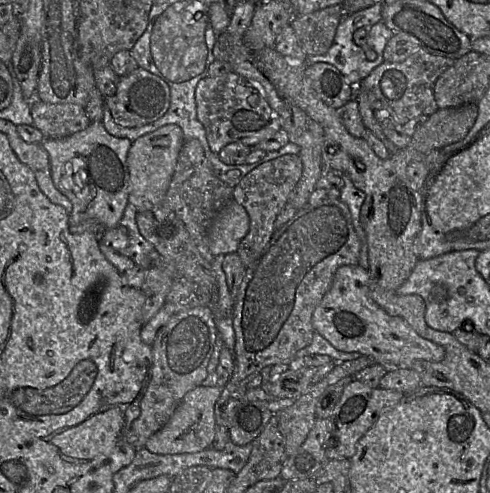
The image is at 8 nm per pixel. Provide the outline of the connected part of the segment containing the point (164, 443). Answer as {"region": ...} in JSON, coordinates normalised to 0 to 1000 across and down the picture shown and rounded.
{"region":[[[406,781],[384,793],[345,854],[304,886],[294,907],[312,921],[329,923],[390,921],[429,907],[441,862],[437,824],[449,799],[447,783]]]}

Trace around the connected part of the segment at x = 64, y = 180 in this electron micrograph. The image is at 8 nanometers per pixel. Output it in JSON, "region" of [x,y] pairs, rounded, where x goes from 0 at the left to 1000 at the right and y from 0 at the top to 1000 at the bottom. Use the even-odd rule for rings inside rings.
{"region":[[[186,247],[163,268],[133,280],[92,280],[84,292],[100,314],[110,377],[147,410],[141,460],[157,458],[180,444],[198,446],[216,462],[237,460],[261,414],[265,365],[259,312],[269,288],[229,276],[208,247]],[[176,371],[186,389],[178,404],[165,406],[149,391],[149,377],[161,377],[169,385]]]}

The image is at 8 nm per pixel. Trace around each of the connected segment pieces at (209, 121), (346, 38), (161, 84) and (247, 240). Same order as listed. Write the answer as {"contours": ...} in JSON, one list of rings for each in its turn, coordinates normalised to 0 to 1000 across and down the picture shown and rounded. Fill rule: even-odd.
{"contours":[[[[476,144],[408,162],[398,187],[402,239],[420,266],[431,306],[447,312],[469,290],[518,298],[573,262],[573,252],[531,187]]],[[[767,6],[710,32],[702,32],[692,47],[680,89],[661,112],[624,114],[627,130],[669,128],[686,136],[702,154],[706,166],[724,176],[747,158],[767,136],[784,126],[782,108],[788,89],[804,67],[780,43],[780,6]],[[737,55],[757,55],[743,91],[731,93],[720,83],[720,67]]],[[[282,136],[265,150],[245,156],[235,191],[212,199],[235,249],[273,260],[327,241],[345,219],[347,191],[343,172],[327,156]]],[[[580,314],[512,345],[478,379],[473,404],[494,416],[510,442],[510,462],[492,487],[484,515],[500,542],[510,540],[549,493],[565,438],[588,412],[588,400],[616,355],[616,327],[608,314]]]]}

